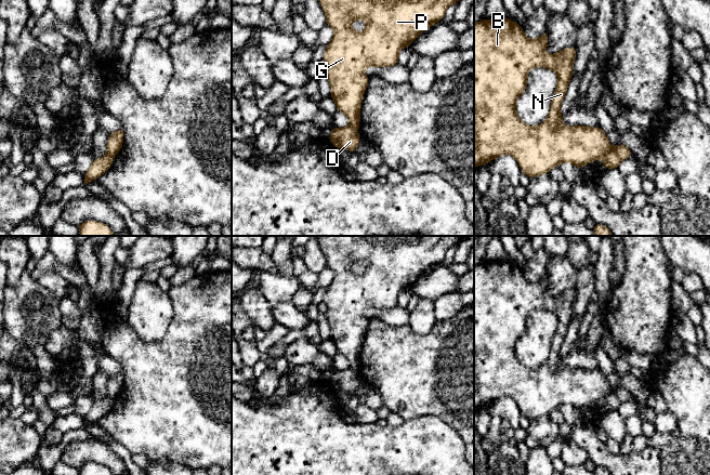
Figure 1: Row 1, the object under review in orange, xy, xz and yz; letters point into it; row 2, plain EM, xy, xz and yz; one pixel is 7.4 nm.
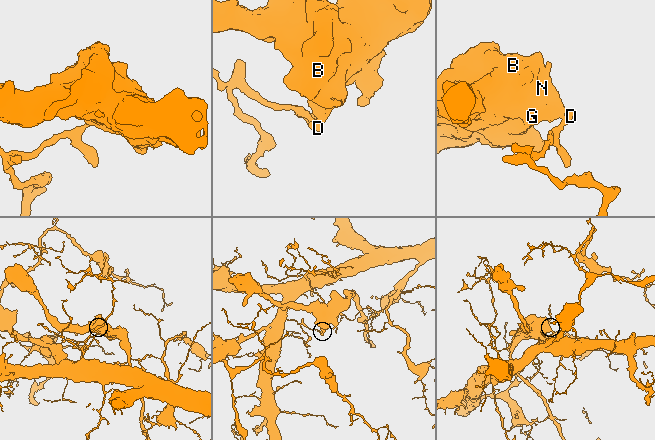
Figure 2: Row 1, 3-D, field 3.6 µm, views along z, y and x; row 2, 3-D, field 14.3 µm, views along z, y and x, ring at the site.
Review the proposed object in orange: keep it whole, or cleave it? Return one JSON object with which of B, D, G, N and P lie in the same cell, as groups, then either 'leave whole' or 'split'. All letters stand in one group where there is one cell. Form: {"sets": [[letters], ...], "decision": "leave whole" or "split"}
{"sets": [["B", "G", "N", "P"], ["D"]], "decision": "split"}

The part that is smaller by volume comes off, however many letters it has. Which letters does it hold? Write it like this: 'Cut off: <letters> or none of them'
Cut off: B, G, N, P

